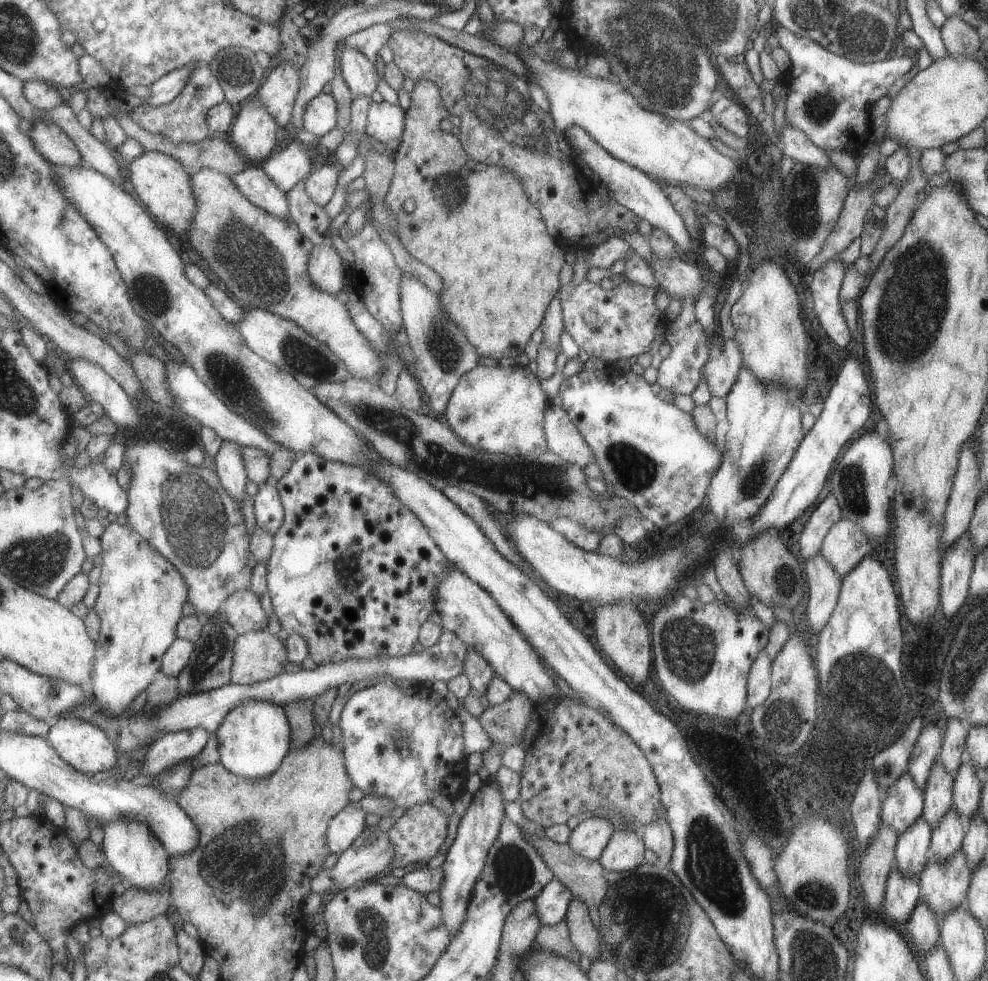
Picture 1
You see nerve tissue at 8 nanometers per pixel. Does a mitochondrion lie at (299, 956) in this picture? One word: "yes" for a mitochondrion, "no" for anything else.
no

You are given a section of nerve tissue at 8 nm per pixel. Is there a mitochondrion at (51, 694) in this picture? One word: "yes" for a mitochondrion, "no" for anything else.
yes

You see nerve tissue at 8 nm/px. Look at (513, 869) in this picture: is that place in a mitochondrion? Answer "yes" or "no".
yes

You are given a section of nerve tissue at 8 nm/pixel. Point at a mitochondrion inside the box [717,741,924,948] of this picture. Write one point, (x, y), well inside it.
(814, 892)

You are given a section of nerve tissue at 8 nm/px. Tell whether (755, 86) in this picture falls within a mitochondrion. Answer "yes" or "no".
no

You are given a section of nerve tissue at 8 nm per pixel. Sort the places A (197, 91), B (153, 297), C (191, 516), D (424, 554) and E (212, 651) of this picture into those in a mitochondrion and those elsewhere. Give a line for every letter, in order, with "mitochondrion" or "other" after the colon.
A: mitochondrion
B: mitochondrion
C: mitochondrion
D: other
E: mitochondrion

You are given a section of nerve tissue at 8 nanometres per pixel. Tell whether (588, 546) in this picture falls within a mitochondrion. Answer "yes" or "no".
no

